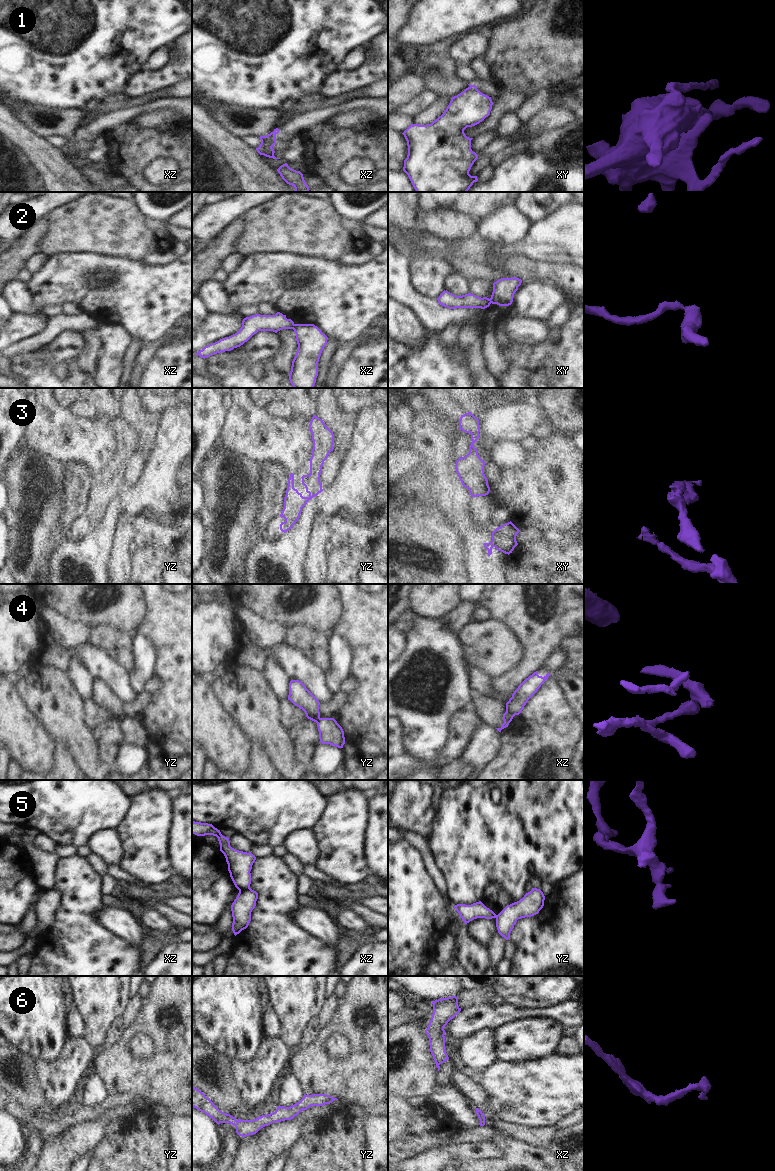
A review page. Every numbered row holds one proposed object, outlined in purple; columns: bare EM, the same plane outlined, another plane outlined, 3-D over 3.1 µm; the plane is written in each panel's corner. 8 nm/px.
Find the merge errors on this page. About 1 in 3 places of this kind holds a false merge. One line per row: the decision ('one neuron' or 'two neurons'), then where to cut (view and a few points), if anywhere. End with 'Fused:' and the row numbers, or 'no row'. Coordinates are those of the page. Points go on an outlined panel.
1: two neurons; cut xz (273, 131), (275, 134)
2: two neurons; cut xz (295, 324), (293, 329)
3: one neuron; cut none
4: two neurons; cut xz (506, 710), (514, 715)
5: two neurons; cut xz (249, 887), (239, 891)
6: one neuron; cut none
Fused: 1, 2, 4, 5

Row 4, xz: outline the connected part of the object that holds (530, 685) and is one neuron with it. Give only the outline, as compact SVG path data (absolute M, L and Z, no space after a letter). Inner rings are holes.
M536 671L526 678L506 703L506 711L513 715L519 715L528 700L538 691L550 675L550 673L547 673L542 677L539 676L538 671Z

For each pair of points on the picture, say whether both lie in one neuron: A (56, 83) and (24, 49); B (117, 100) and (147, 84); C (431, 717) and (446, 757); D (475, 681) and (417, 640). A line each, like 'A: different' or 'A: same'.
A: same
B: different
C: different
D: different

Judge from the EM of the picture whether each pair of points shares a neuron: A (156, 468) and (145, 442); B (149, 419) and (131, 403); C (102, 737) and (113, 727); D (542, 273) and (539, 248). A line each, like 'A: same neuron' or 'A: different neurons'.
A: different neurons
B: same neuron
C: same neuron
D: different neurons

